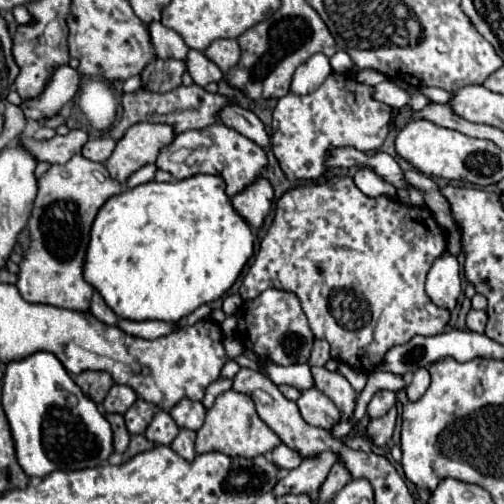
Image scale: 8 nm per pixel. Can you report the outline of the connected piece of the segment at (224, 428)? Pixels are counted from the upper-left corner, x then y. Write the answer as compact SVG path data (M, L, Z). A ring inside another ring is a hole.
M229 389L223 395L219 395L215 405L207 411L205 423L197 431L195 451L197 453L219 451L219 453L225 453L229 457L255 459L257 455L271 453L279 443L281 443L281 439L259 419L255 405L253 405L253 399L249 395L243 395L243 393Z

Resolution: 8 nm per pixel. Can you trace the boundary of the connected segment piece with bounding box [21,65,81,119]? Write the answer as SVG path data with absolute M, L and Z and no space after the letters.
M63 65L53 71L45 91L37 99L21 103L21 111L27 119L45 119L59 113L79 91L79 73L69 65Z

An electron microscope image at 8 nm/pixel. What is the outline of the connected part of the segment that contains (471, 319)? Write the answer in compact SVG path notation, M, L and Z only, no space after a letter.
M471 309L467 313L467 329L475 331L475 333L483 333L485 331L485 323L487 323L487 313L485 311L475 311Z

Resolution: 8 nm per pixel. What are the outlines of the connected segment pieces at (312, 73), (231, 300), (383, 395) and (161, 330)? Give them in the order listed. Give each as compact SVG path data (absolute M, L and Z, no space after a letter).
M323 53L313 55L303 65L297 67L293 81L291 81L291 93L295 95L307 95L313 93L331 73L329 59Z
M232 294L223 300L222 310L226 315L236 314L242 308L243 303L239 294Z
M379 391L379 393L375 393L375 397L369 403L369 417L371 419L383 417L391 407L395 407L395 403L397 403L397 399L395 399L393 391Z
M119 319L117 327L123 329L125 333L129 333L129 335L143 337L143 339L159 339L159 337L169 335L173 331L173 325L165 323L165 321L127 321L127 319Z

